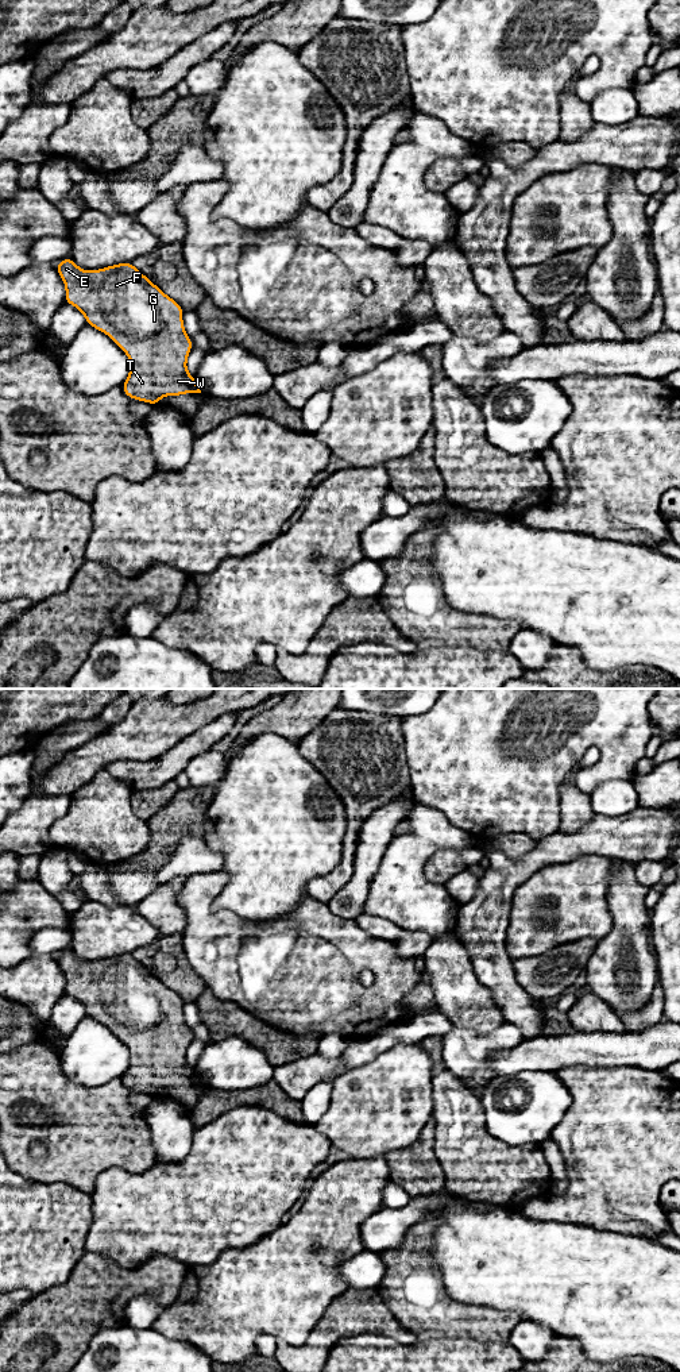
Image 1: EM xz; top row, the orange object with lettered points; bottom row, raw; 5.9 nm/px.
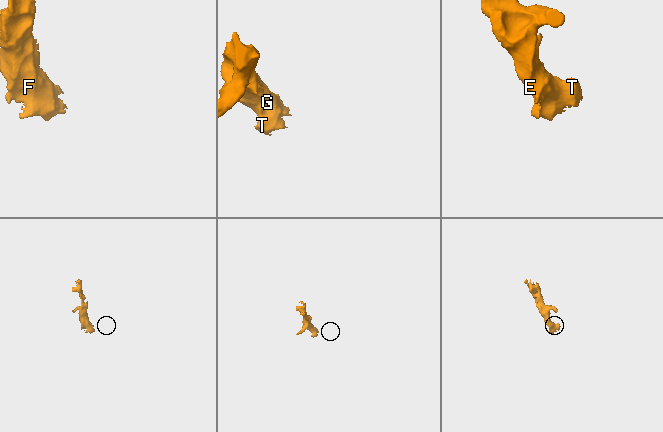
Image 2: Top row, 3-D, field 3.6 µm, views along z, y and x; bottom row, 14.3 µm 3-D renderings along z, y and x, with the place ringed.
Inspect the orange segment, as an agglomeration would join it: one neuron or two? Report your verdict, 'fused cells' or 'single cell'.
single cell

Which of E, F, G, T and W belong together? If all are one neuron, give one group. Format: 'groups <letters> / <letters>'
groups E F G T W

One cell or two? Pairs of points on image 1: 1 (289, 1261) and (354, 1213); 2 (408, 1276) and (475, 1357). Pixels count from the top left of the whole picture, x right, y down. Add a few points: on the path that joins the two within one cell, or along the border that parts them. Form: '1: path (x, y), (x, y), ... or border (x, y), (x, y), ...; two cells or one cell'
1: path (305, 1248), (337, 1217); one cell
2: border (428, 1338), (476, 1338), (490, 1341); two cells

